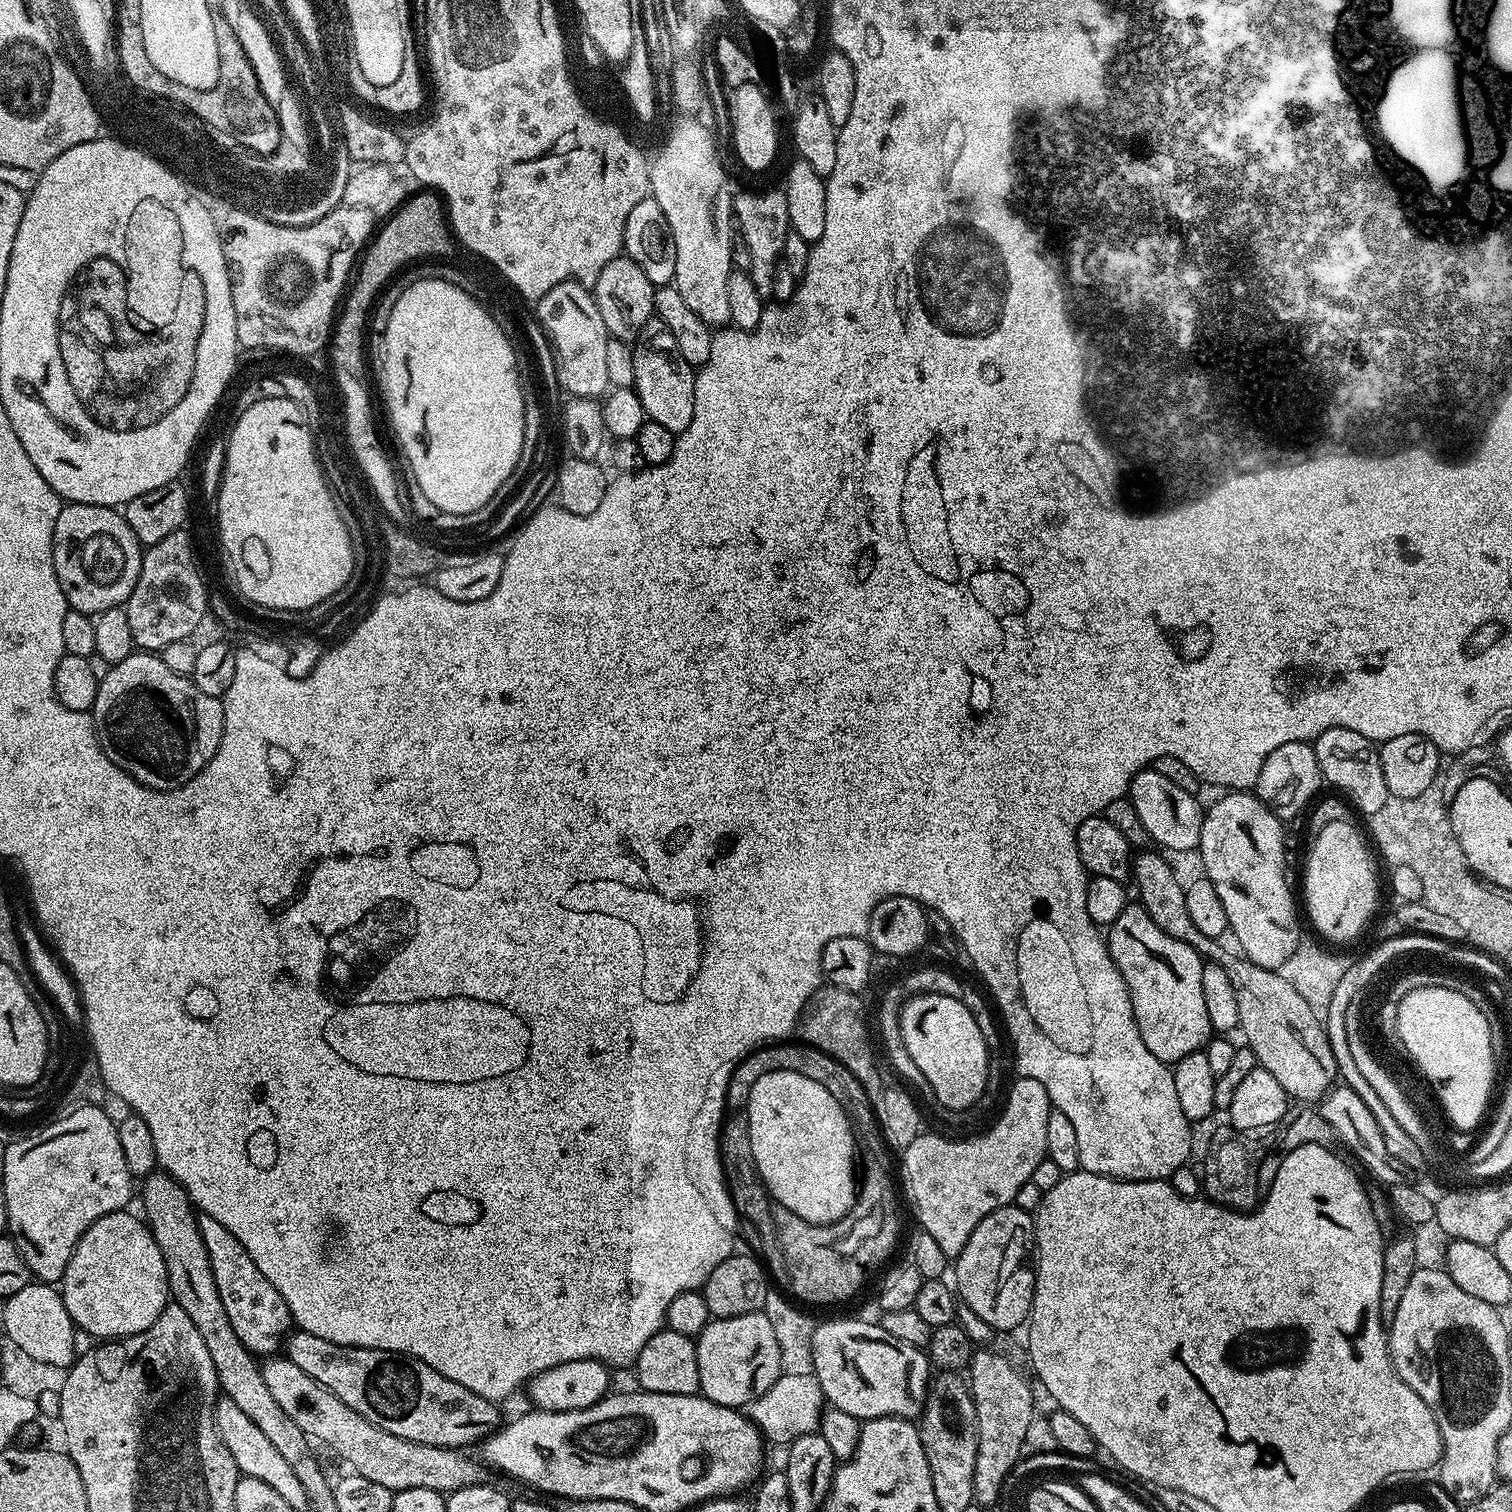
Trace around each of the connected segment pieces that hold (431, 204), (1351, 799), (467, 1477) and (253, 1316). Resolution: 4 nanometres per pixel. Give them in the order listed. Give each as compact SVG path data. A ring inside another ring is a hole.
M420 191L424 192L410 197L381 228L379 225L375 229L370 243L359 257L354 279L335 317L334 324L340 327L340 332L333 328L330 338L336 342L336 360L340 360L340 364L344 364L348 372L356 372L356 368L360 368L360 359L366 356L364 328L366 332L370 324L370 313L380 293L388 287L393 277L417 262L447 257L444 255L451 250L452 244L454 245L454 233L443 199L435 191Z
M1331 728L1314 741L1320 775L1325 785L1333 784L1337 793L1343 794L1349 805L1358 813L1364 812L1370 817L1390 799L1386 778L1382 778L1382 762L1377 745L1373 741L1362 738L1354 730ZM1345 792L1345 793L1344 793Z
M278 1354L265 1360L268 1361L260 1364L260 1373L274 1402L278 1402L278 1406L282 1406L282 1414L294 1418L294 1422L298 1422L298 1426L303 1430L305 1436L313 1441L321 1440L330 1451L337 1452L352 1467L349 1469L355 1475L370 1478L370 1482L378 1482L378 1486L386 1486L394 1494L402 1490L418 1490L419 1488L434 1490L441 1494L451 1494L466 1486L485 1483L486 1468L479 1459L471 1460L470 1457L463 1456L465 1454L463 1451L454 1448L439 1448L429 1444L410 1442L406 1438L398 1438L398 1434L390 1434L390 1430L382 1430L382 1426L374 1426L374 1422L362 1418L362 1414L358 1414L358 1410L350 1410L350 1406L346 1406L346 1402L342 1402L342 1398L330 1394L330 1390L326 1390L326 1386L314 1382L314 1378L310 1378L310 1374L303 1372L299 1366L294 1366L294 1362L290 1362Z
M201 1215L199 1221L202 1242L206 1242L206 1254L210 1254L210 1270L218 1286L218 1298L222 1298L222 1306L226 1306L226 1318L230 1326L234 1326L234 1334L238 1334L240 1341L253 1354L279 1353L282 1341L294 1324L282 1294L270 1286L270 1278L266 1278L266 1274L254 1266L254 1258L246 1254L242 1242L238 1242L238 1238L234 1238L234 1234L230 1234L222 1222L205 1215Z

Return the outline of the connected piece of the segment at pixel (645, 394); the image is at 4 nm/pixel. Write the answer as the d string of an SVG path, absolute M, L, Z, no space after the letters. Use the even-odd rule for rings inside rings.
M655 318L648 320L634 341L632 353L634 354L634 387L644 407L645 417L658 422L658 426L666 426L666 430L671 432L677 434L684 432L686 426L690 426L690 418L694 418L696 372L688 365L686 358L682 358L678 345L674 343L674 334L670 334L666 322Z

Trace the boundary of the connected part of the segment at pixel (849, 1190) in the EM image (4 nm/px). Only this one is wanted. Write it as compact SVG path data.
M774 1070L770 1074L762 1074L758 1082L750 1090L750 1098L746 1105L748 1117L748 1129L750 1130L750 1150L754 1154L754 1162L758 1166L758 1174L764 1179L764 1186L768 1189L768 1195L779 1207L785 1207L798 1214L798 1218L815 1225L837 1223L851 1210L858 1199L858 1172L856 1176L856 1148L857 1141L854 1139L854 1127L849 1120L848 1113L839 1104L838 1098L822 1084L820 1079L806 1078L806 1074L798 1074L794 1070Z

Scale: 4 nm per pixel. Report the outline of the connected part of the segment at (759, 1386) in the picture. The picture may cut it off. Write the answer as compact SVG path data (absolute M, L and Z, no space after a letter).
M763 1310L742 1314L734 1318L713 1318L695 1337L698 1354L698 1378L700 1379L699 1395L710 1402L718 1402L727 1408L743 1409L757 1400L781 1376L780 1355L778 1354L778 1338L774 1338L774 1330L770 1326L770 1318L766 1318Z

